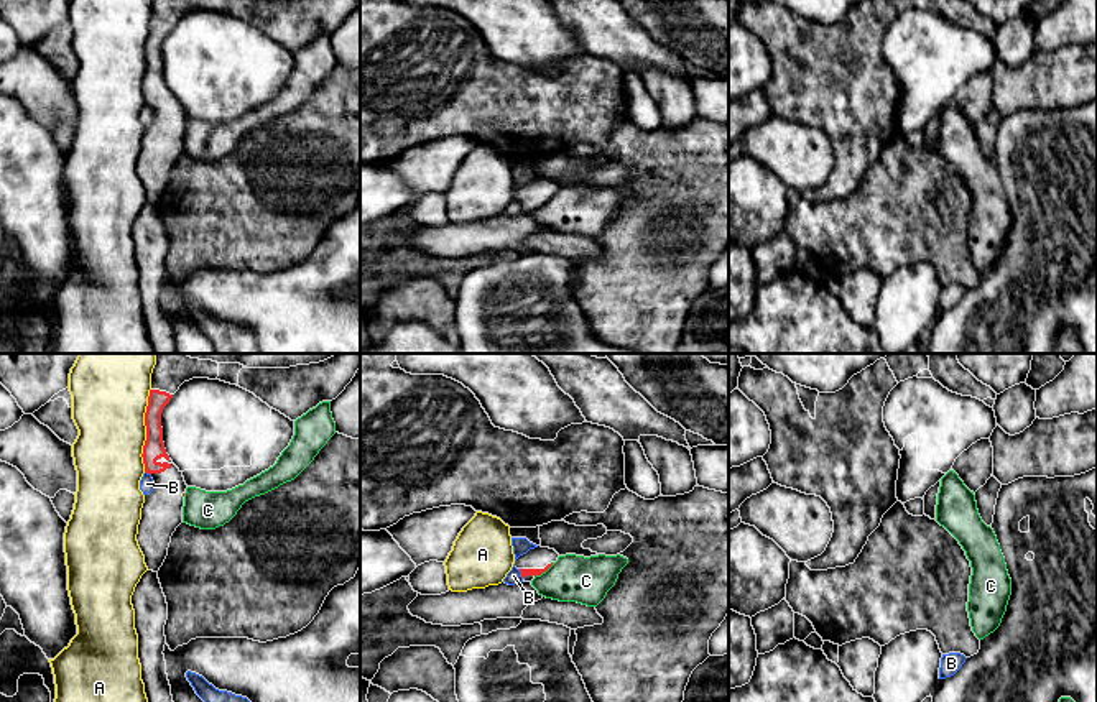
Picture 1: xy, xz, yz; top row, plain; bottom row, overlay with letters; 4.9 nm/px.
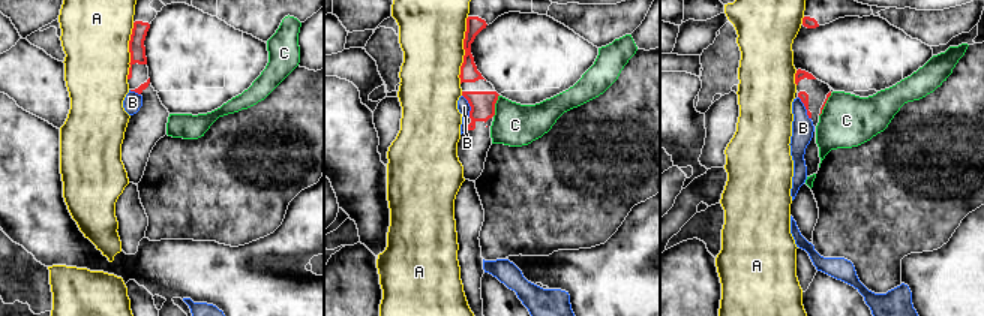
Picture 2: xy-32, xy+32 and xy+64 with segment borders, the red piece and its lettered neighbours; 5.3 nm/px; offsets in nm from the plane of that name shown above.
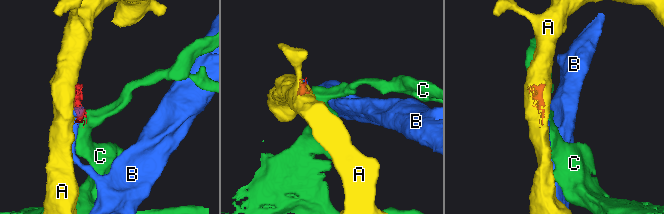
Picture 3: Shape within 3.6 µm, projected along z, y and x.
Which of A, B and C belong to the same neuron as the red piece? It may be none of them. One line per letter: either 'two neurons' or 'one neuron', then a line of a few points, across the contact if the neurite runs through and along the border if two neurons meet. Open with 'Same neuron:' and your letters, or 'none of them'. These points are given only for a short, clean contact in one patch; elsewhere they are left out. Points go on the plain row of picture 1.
Same neuron: none of them
A: two neurons; line xy (150, 20), (145, 45), (143, 102)
B: two neurons; line xz (518, 201), (523, 209)
C: two neurons; line xz (553, 194), (535, 209)

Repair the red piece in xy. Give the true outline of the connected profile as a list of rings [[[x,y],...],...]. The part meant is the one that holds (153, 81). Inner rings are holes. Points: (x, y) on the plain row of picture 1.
[[[153,0],[145,44],[145,104],[155,120],[145,127],[137,173],[148,202],[163,197],[171,168],[183,155],[186,113],[166,85],[161,44],[184,13],[192,10],[220,12],[237,16],[270,39],[296,53],[322,33],[336,31],[359,0]]]

